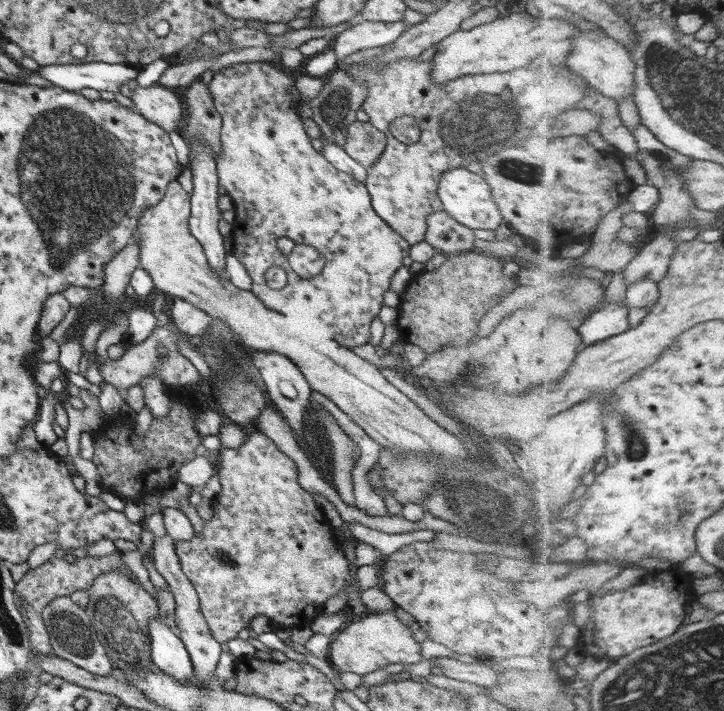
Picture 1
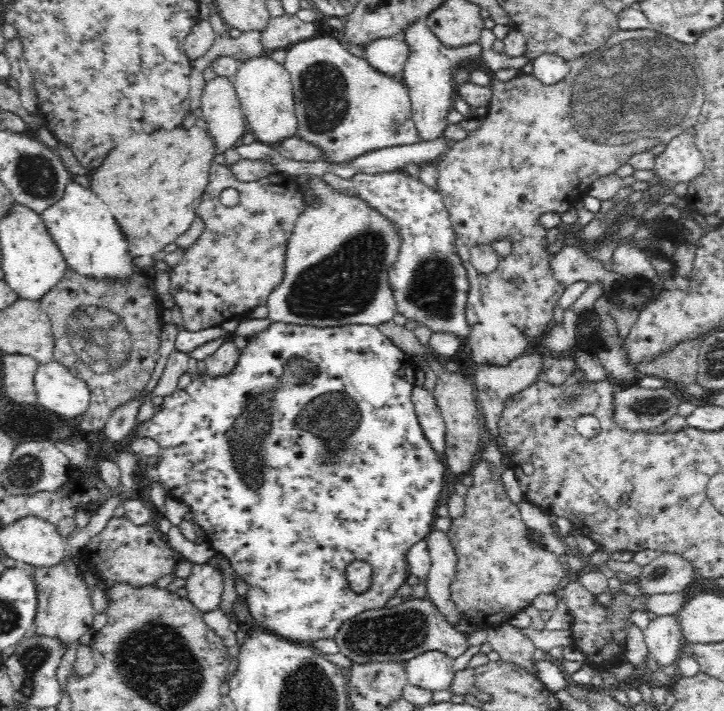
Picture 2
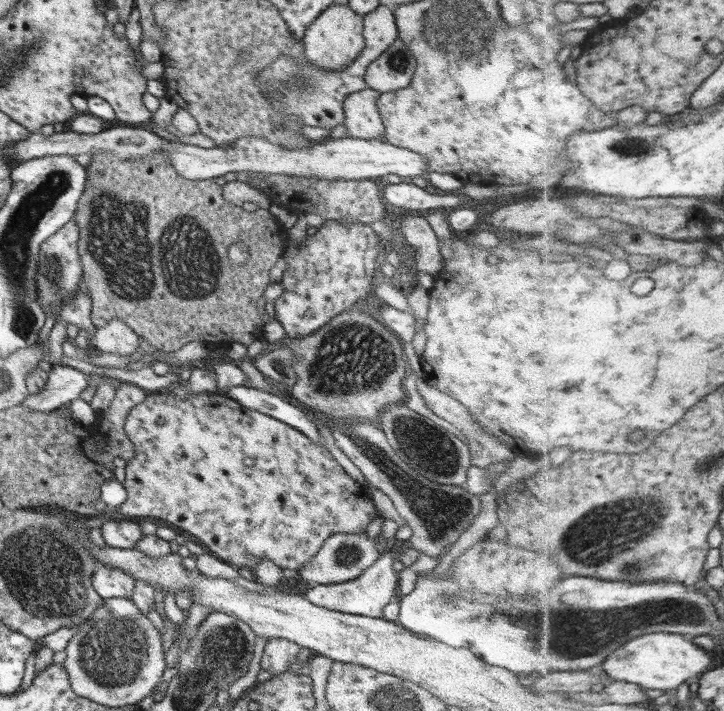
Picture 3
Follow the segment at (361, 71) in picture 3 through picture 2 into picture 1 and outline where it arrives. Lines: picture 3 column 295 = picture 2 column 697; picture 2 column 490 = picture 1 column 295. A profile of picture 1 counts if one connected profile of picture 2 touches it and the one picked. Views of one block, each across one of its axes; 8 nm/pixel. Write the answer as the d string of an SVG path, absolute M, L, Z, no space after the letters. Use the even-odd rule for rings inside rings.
M244 62L241 64L232 64L232 66L226 66L225 68L218 69L214 72L213 80L210 82L209 90L213 95L213 101L218 114L222 118L221 127L221 141L222 152L221 156L217 158L217 175L220 179L219 185L226 190L228 196L233 201L235 210L235 218L233 221L234 230L232 232L232 252L237 256L238 260L242 262L242 266L246 268L250 275L252 286L251 291L272 310L278 311L280 314L286 315L288 322L294 322L294 326L298 326L298 330L302 330L302 334L306 334L306 338L314 338L314 342L338 342L342 345L342 348L350 350L356 346L362 346L371 342L371 322L372 319L378 316L380 309L382 308L384 298L384 292L391 288L391 278L398 269L402 268L403 260L406 256L409 256L411 244L406 242L406 239L398 234L387 222L384 222L382 218L376 214L374 207L372 206L372 199L366 185L363 182L358 181L352 175L343 173L338 170L331 162L326 160L326 157L316 151L312 146L311 138L306 134L304 126L302 125L303 117L298 114L299 102L291 97L289 88L295 87L294 78L290 78L287 73L280 72L272 65L265 62ZM281 236L287 236L291 238L296 245L307 244L313 246L322 253L326 264L324 269L315 274L314 277L301 277L296 272L292 271L290 264L288 263L287 256L281 253L276 246L276 238ZM272 266L280 266L287 272L287 283L284 288L280 290L272 290L265 281L265 272Z

